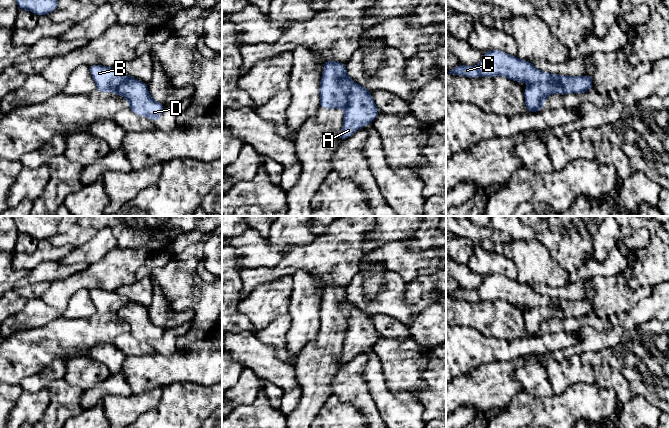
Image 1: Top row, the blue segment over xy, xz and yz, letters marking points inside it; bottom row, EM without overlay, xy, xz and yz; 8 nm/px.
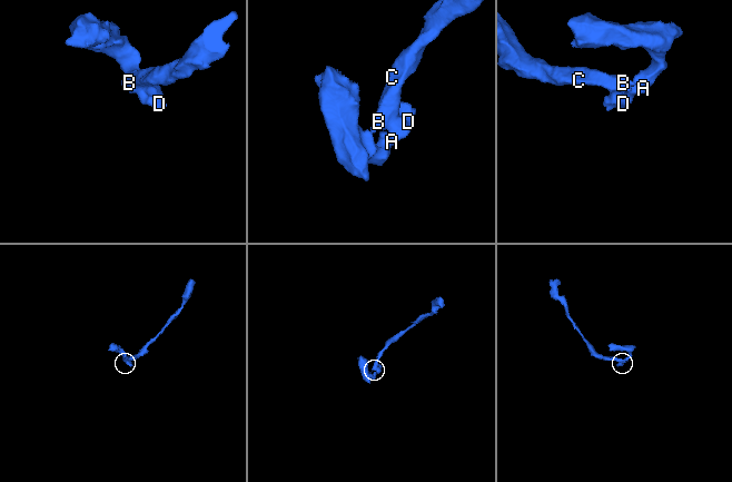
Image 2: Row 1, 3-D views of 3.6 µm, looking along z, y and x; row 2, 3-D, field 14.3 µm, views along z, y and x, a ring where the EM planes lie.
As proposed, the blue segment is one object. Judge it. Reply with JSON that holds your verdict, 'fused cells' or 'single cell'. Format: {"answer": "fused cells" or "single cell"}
{"answer": "fused cells"}

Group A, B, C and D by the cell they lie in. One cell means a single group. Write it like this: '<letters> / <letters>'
A D / B C

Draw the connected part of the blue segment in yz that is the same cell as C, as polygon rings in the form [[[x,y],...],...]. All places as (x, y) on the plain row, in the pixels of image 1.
[[[501,274],[484,275],[478,289],[465,290],[459,287],[448,297],[468,302],[502,300],[514,306],[525,306],[530,309],[556,307],[553,299],[537,293],[531,285],[521,284]]]

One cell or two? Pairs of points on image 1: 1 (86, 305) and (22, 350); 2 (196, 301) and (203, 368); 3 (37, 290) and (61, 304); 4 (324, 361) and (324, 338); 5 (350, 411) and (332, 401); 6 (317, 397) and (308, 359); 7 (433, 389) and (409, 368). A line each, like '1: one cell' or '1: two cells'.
1: two cells
2: two cells
3: two cells
4: one cell
5: one cell
6: one cell
7: two cells

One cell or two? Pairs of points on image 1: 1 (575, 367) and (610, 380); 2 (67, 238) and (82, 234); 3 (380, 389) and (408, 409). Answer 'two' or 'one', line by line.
1: two
2: one
3: one

